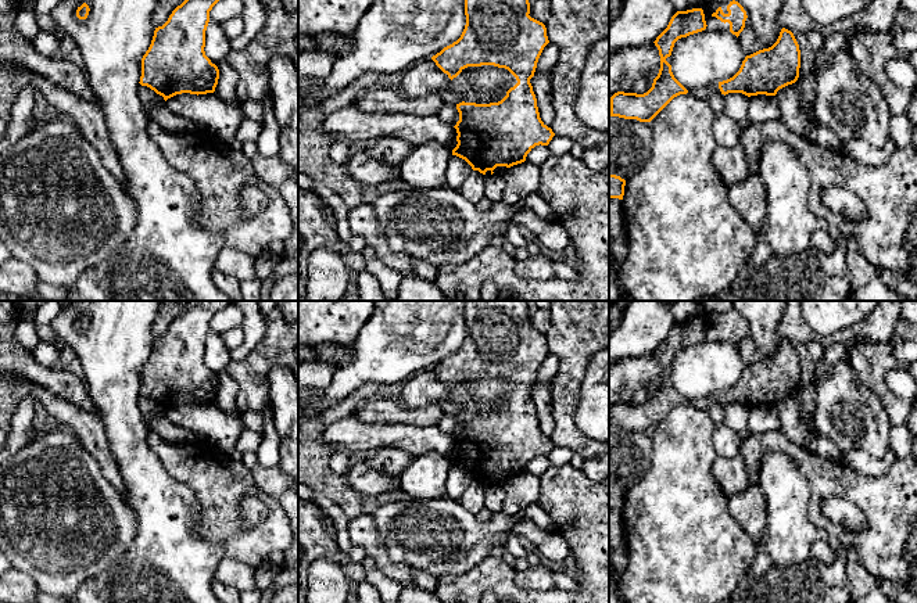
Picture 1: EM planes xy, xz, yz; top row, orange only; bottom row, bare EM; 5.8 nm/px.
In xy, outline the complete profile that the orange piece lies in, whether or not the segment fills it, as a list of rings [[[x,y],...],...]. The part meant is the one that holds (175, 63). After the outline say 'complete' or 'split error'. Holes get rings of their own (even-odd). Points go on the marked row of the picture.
[[[185,0],[168,21],[155,28],[142,58],[140,85],[168,98],[182,94],[214,93],[219,69],[205,55],[209,11],[219,0]]]; complete

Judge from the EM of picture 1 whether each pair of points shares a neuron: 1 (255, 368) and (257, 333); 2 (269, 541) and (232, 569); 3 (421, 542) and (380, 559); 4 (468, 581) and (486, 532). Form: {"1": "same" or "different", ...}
{"1": "different", "2": "different", "3": "different", "4": "different"}

